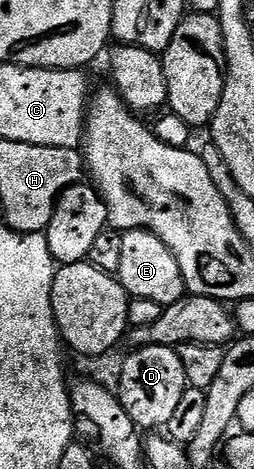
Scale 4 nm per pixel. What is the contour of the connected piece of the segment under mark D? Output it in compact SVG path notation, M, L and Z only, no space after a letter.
M149 344L145 348L136 348L120 368L120 401L126 414L130 414L136 427L141 430L160 430L167 426L170 418L174 418L174 410L178 402L182 402L182 394L187 388L186 370L182 370L176 348Z

